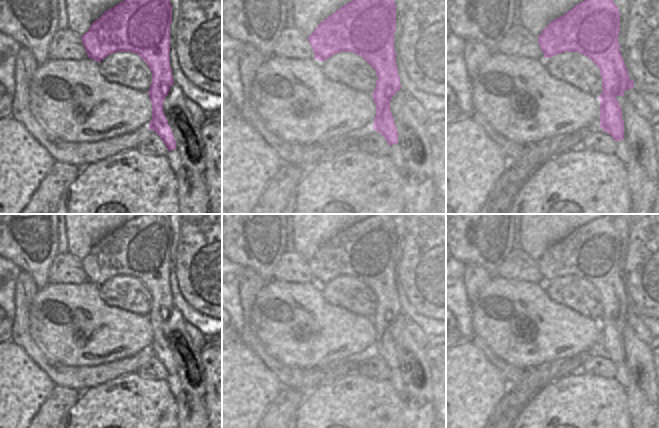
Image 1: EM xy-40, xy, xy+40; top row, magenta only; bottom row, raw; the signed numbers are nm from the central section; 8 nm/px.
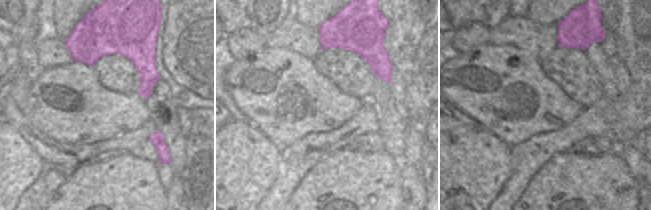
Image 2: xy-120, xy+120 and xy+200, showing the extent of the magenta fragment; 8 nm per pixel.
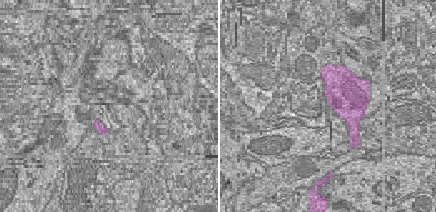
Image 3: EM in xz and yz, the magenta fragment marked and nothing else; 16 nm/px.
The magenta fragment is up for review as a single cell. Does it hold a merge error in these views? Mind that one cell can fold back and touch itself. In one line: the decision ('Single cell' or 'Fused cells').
Single cell

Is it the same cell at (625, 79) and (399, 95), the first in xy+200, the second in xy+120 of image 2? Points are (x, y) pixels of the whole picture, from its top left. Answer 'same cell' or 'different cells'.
same cell

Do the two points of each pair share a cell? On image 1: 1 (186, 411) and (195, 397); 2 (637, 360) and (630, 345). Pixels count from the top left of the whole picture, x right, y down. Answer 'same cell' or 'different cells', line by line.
1: same cell
2: same cell

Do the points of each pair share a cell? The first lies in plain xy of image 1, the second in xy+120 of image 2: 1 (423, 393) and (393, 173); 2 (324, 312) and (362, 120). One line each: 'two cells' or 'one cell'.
1: two cells
2: two cells

